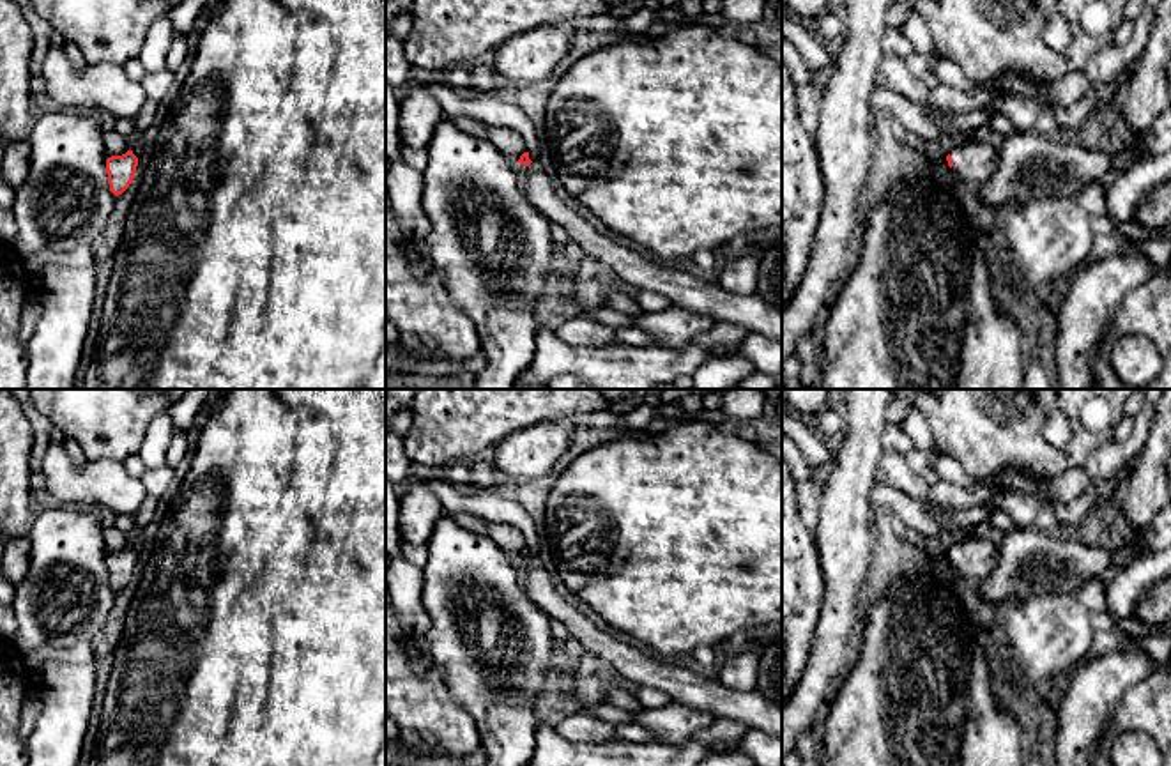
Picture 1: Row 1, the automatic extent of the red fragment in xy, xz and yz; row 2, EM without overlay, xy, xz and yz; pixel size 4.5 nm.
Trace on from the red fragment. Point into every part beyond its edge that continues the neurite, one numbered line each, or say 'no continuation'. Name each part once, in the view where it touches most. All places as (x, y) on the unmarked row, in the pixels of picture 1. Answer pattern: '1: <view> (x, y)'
1: yz (973, 559)

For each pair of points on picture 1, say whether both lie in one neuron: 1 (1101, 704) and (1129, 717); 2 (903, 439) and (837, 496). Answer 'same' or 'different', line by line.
1: different
2: different

